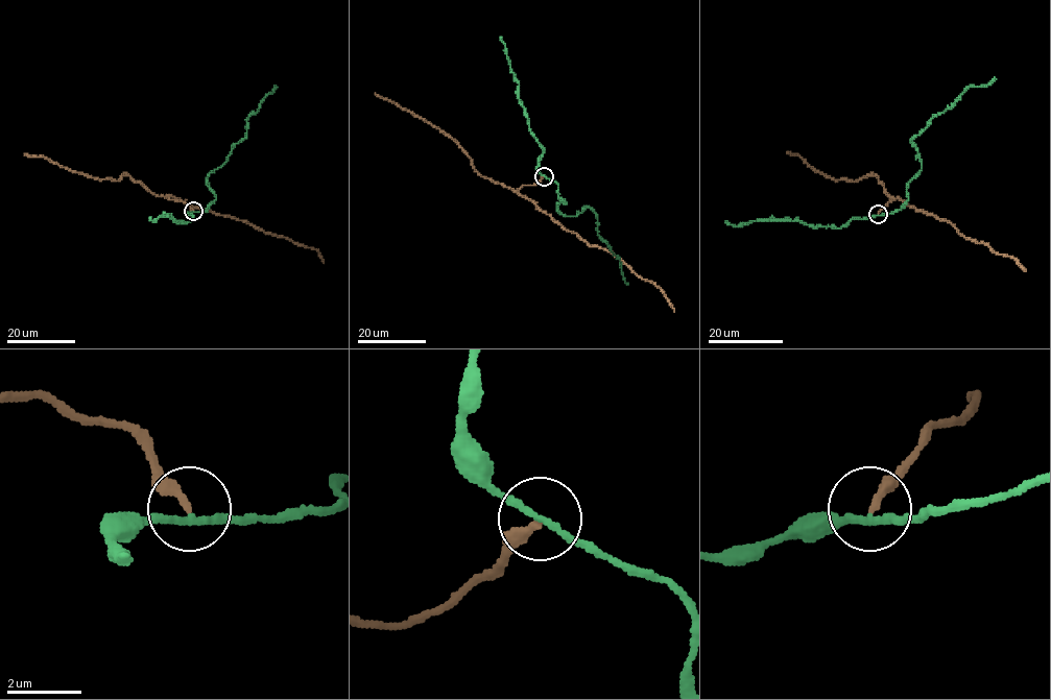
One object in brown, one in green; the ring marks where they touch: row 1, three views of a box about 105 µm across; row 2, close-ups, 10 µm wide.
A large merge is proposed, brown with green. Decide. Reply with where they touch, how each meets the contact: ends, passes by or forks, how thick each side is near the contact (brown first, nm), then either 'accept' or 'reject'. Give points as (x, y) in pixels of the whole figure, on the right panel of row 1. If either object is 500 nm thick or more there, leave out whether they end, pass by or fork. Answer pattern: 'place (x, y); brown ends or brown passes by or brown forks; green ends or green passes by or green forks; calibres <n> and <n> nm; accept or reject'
place (878, 214); brown ends; green passes by; calibres 240 and 180 nm; reject

